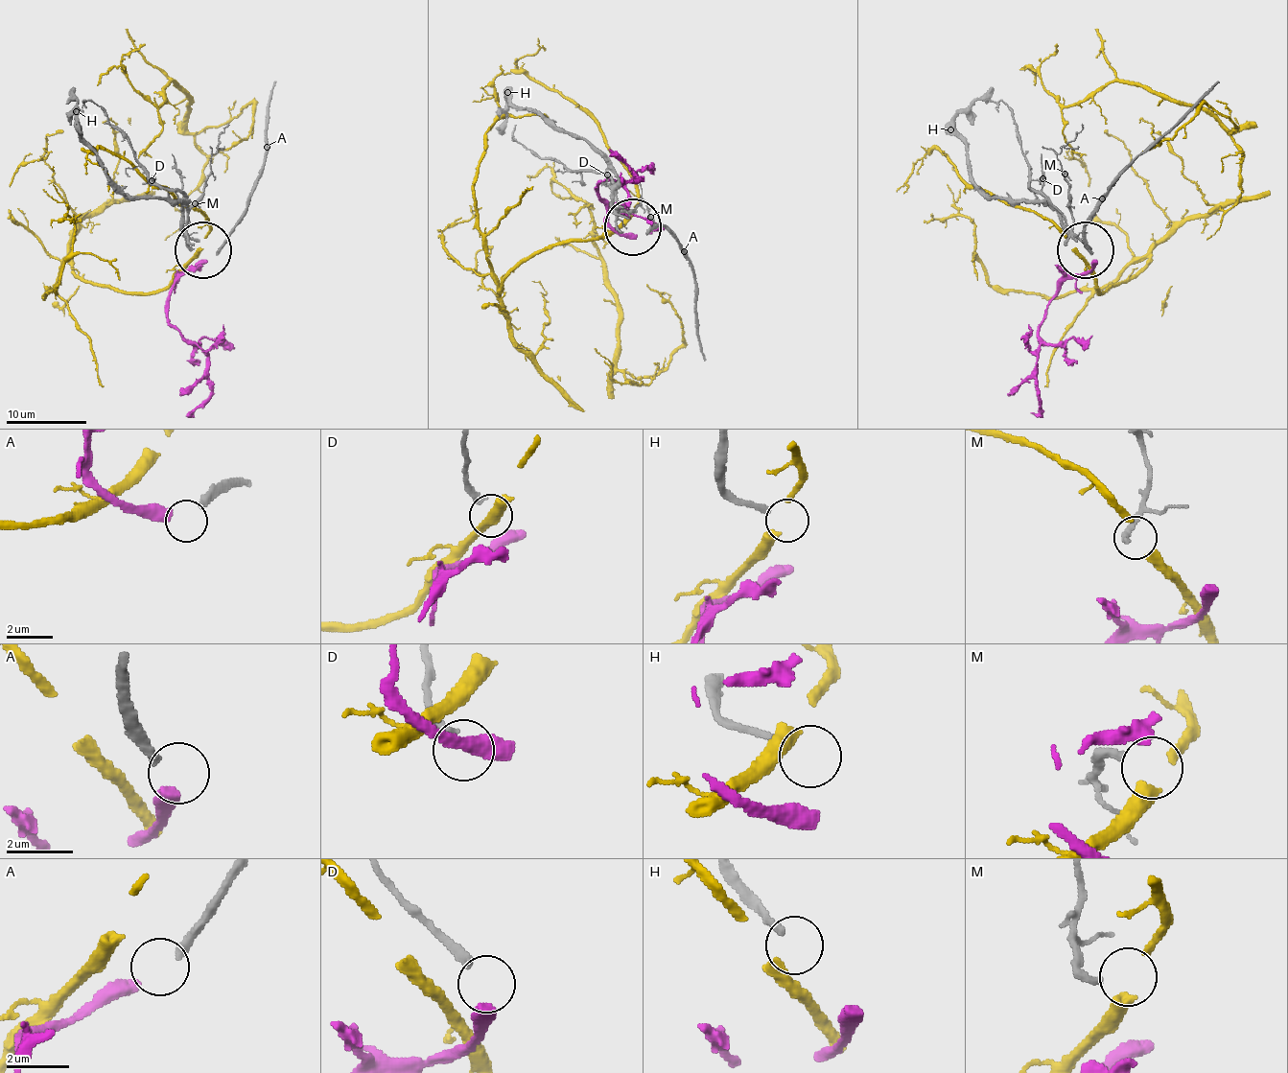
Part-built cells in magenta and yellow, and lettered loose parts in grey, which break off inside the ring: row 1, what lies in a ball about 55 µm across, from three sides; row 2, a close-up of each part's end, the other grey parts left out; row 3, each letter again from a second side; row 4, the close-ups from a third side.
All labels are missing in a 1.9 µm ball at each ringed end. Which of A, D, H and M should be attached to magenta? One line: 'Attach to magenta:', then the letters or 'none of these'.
Attach to magenta: A

